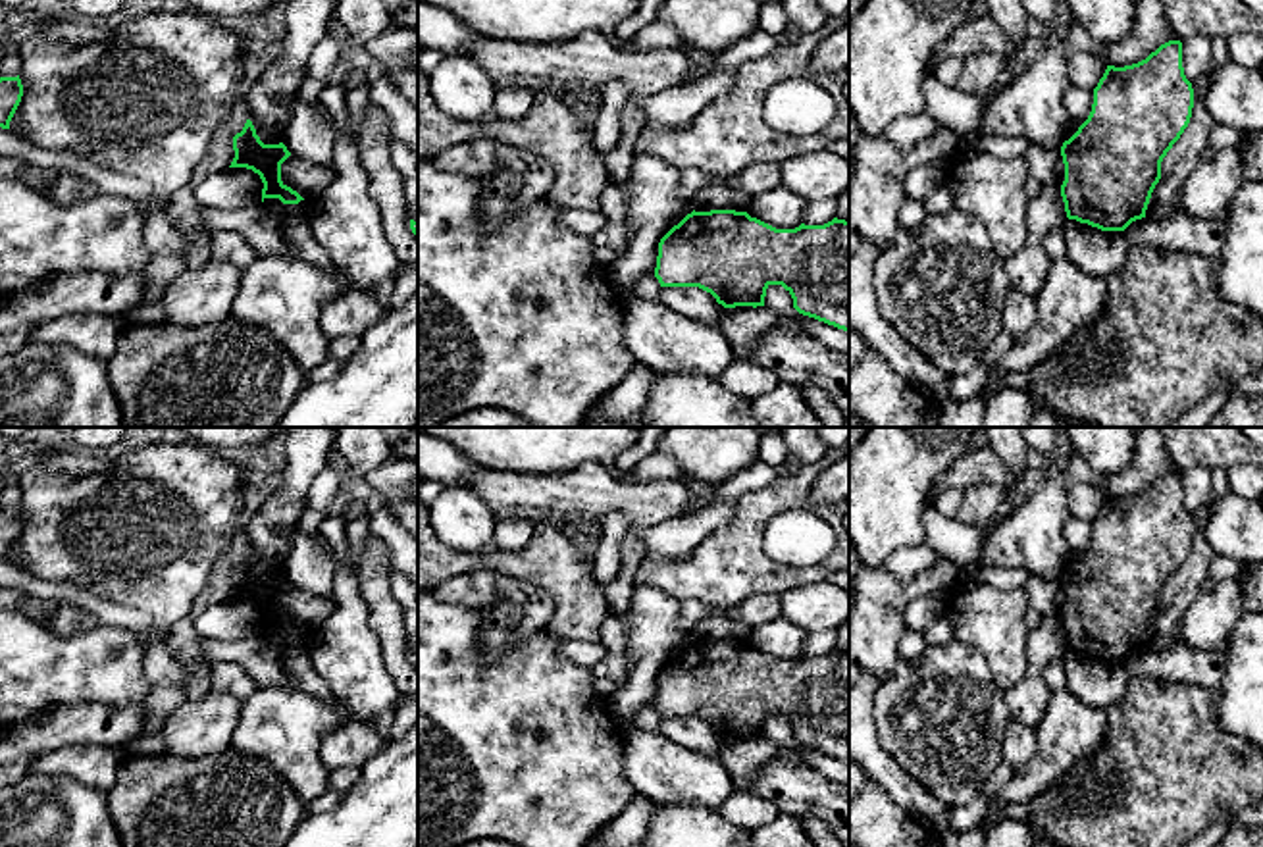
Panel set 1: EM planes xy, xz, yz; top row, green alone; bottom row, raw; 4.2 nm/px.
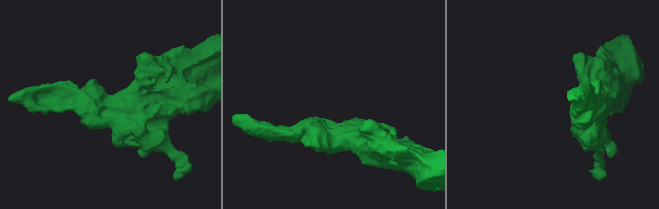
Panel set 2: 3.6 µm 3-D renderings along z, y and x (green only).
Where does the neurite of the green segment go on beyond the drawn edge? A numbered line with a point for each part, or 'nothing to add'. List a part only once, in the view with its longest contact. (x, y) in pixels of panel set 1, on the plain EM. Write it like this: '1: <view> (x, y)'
nothing to add

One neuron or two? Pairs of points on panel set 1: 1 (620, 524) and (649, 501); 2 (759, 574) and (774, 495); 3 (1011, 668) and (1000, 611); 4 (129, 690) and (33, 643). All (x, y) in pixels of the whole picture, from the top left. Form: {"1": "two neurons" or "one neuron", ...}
{"1": "two neurons", "2": "one neuron", "3": "one neuron", "4": "one neuron"}

